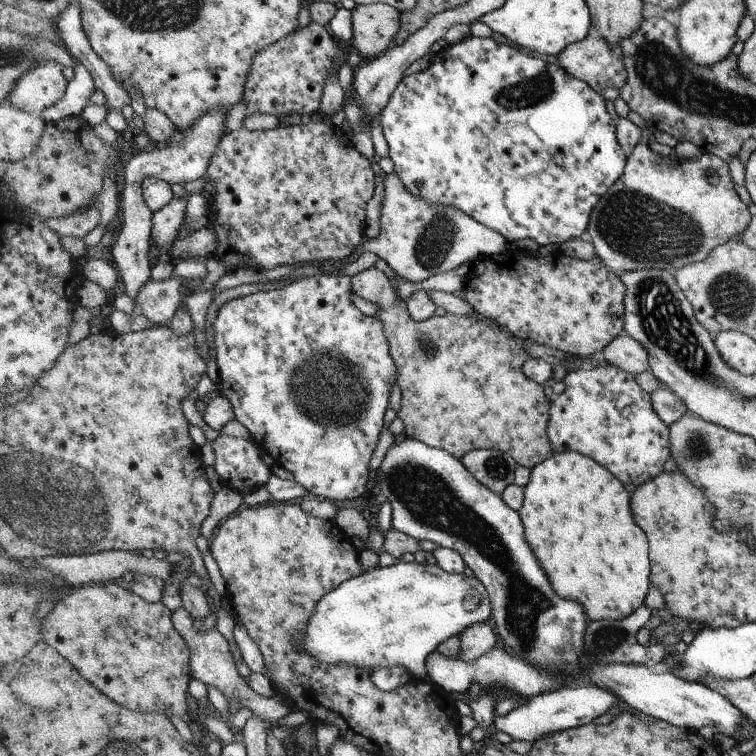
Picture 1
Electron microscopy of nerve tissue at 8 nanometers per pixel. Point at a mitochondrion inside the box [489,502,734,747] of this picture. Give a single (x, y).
(605, 641)

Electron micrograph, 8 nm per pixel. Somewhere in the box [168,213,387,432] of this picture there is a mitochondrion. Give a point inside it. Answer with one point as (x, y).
(312, 399)

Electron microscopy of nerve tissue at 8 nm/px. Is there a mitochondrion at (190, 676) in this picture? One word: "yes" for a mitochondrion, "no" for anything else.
no

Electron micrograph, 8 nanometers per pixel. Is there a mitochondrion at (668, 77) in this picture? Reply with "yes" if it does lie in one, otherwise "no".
yes

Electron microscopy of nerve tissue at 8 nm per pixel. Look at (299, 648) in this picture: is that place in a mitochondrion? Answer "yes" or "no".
no

